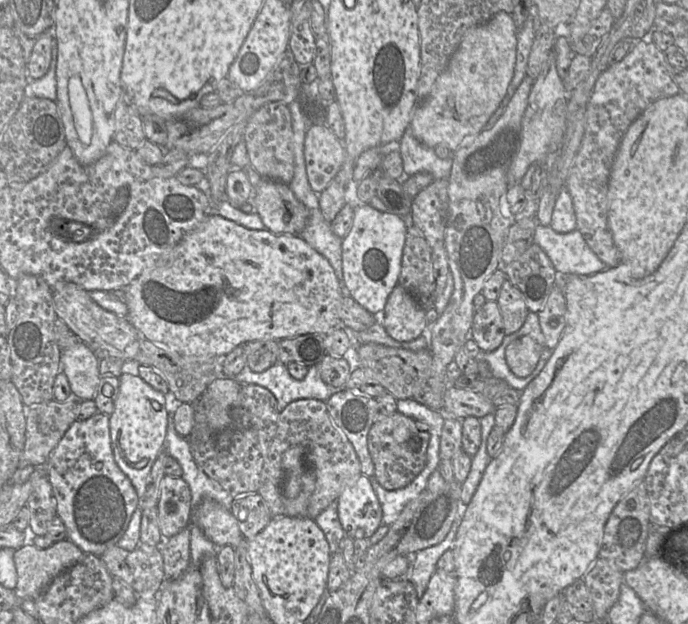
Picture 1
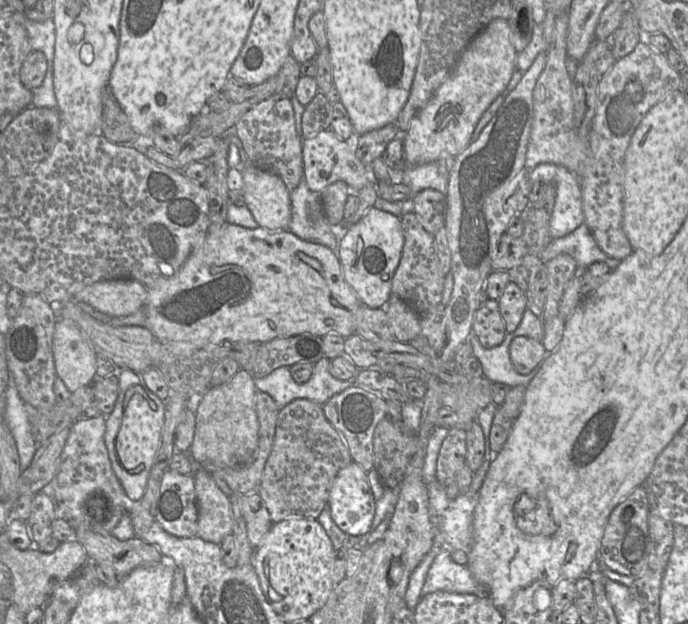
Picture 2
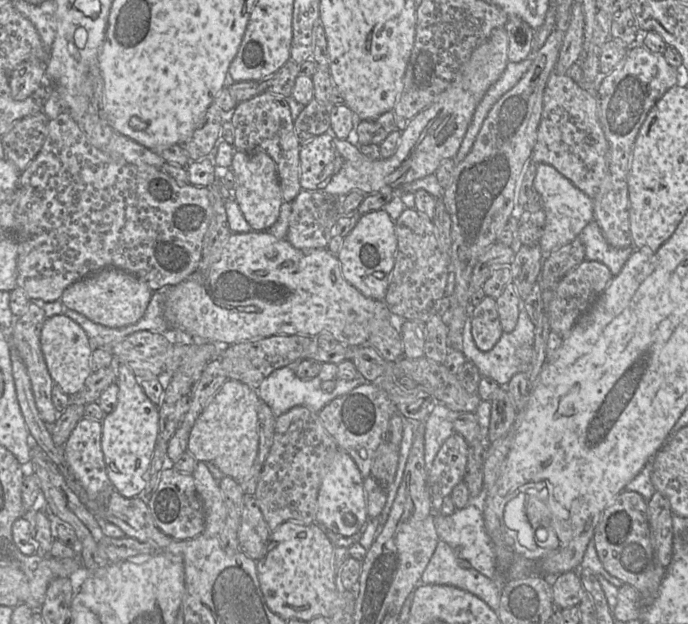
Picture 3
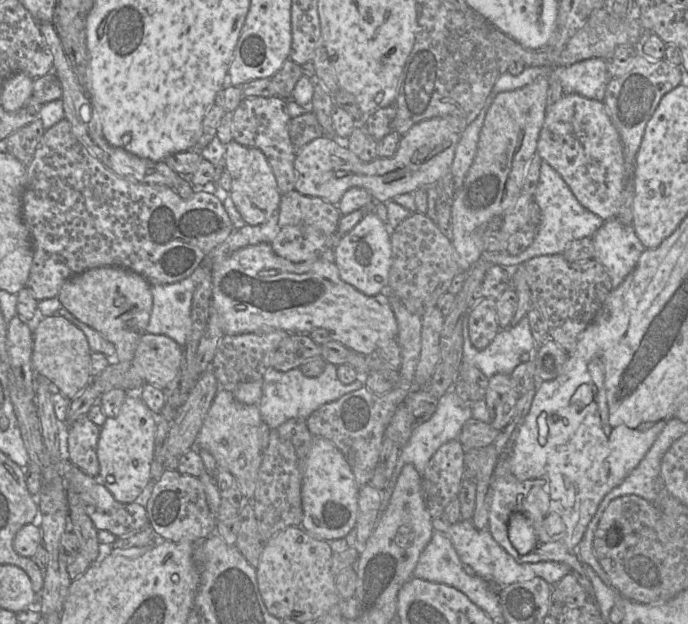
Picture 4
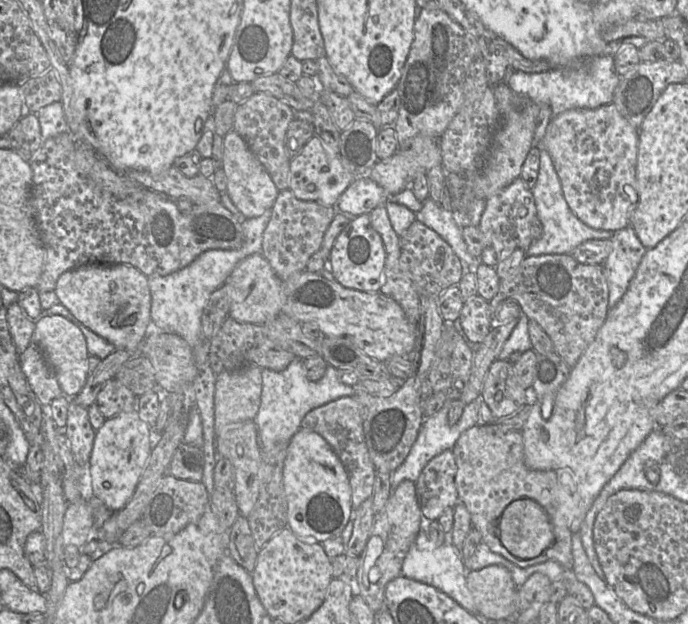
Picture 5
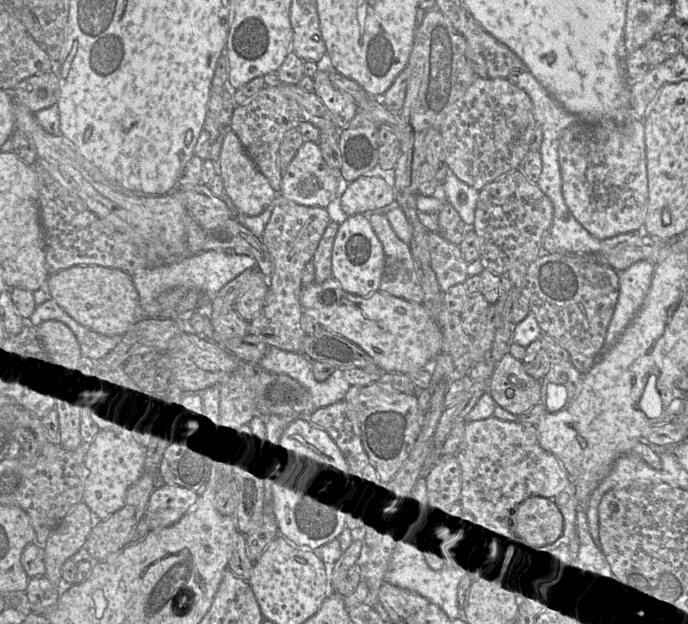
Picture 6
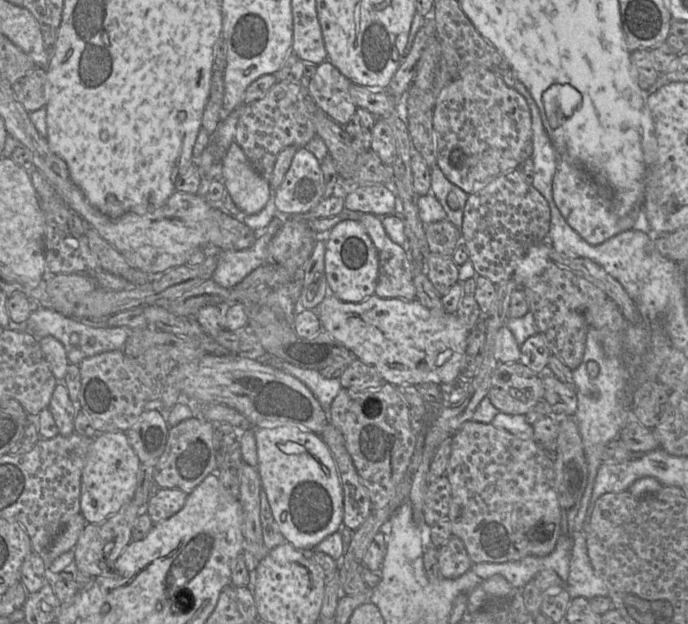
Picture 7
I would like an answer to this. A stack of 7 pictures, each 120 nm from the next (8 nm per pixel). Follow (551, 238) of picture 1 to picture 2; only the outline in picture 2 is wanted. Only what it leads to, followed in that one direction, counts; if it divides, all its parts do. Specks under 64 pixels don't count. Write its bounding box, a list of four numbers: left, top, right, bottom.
[539,223,622,270]

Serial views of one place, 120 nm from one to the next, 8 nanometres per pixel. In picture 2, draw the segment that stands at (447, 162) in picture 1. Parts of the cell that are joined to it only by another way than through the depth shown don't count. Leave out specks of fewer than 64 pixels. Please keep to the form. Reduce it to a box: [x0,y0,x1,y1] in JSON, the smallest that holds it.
[402,162,449,196]

